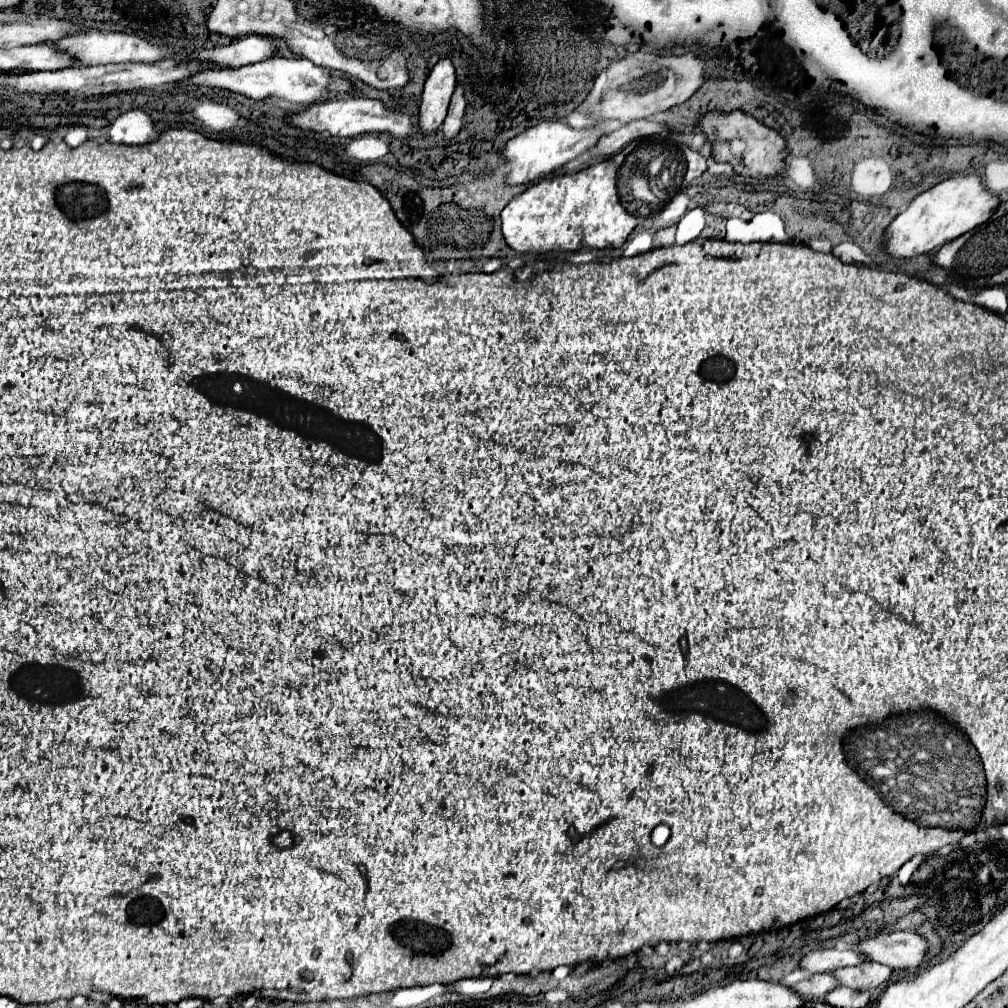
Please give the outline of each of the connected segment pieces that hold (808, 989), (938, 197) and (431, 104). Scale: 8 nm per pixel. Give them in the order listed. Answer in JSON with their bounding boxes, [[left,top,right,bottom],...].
[[791,974,839,1000],[883,176,999,258],[419,58,455,136]]

